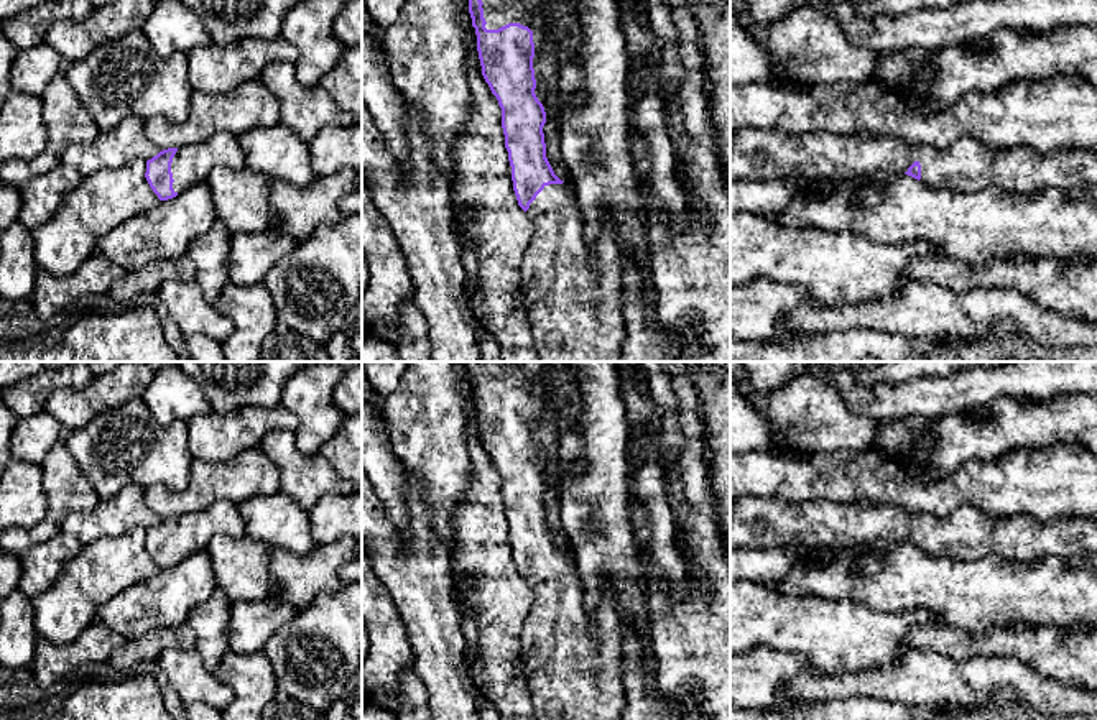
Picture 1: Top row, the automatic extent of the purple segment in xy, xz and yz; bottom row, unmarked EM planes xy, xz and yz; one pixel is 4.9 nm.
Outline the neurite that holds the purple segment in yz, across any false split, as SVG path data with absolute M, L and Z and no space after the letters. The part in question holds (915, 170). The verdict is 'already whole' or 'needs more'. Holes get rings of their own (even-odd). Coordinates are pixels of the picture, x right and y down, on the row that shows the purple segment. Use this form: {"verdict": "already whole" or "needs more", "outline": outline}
{"verdict": "needs more", "outline": "M775 130L730 132L730 181L854 181L877 173L908 174L933 189L977 192L1000 187L1010 194L1058 187L1062 191L1082 187L1097 199L1097 151L1084 148L1061 148L1038 153L1028 146L993 150L964 136L946 150L928 145L910 145L893 136L870 133L835 135L817 132L812 135L789 135Z"}

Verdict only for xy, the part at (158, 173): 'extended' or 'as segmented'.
extended

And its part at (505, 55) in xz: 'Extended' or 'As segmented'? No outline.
Extended

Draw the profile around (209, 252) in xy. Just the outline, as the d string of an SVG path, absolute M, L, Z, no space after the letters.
M219 220L187 247L186 255L196 265L196 283L211 304L215 304L222 288L229 283L230 248L232 233Z

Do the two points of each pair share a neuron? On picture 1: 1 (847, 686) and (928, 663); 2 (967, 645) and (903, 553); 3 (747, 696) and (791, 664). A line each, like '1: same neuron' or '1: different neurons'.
1: same neuron
2: different neurons
3: same neuron

